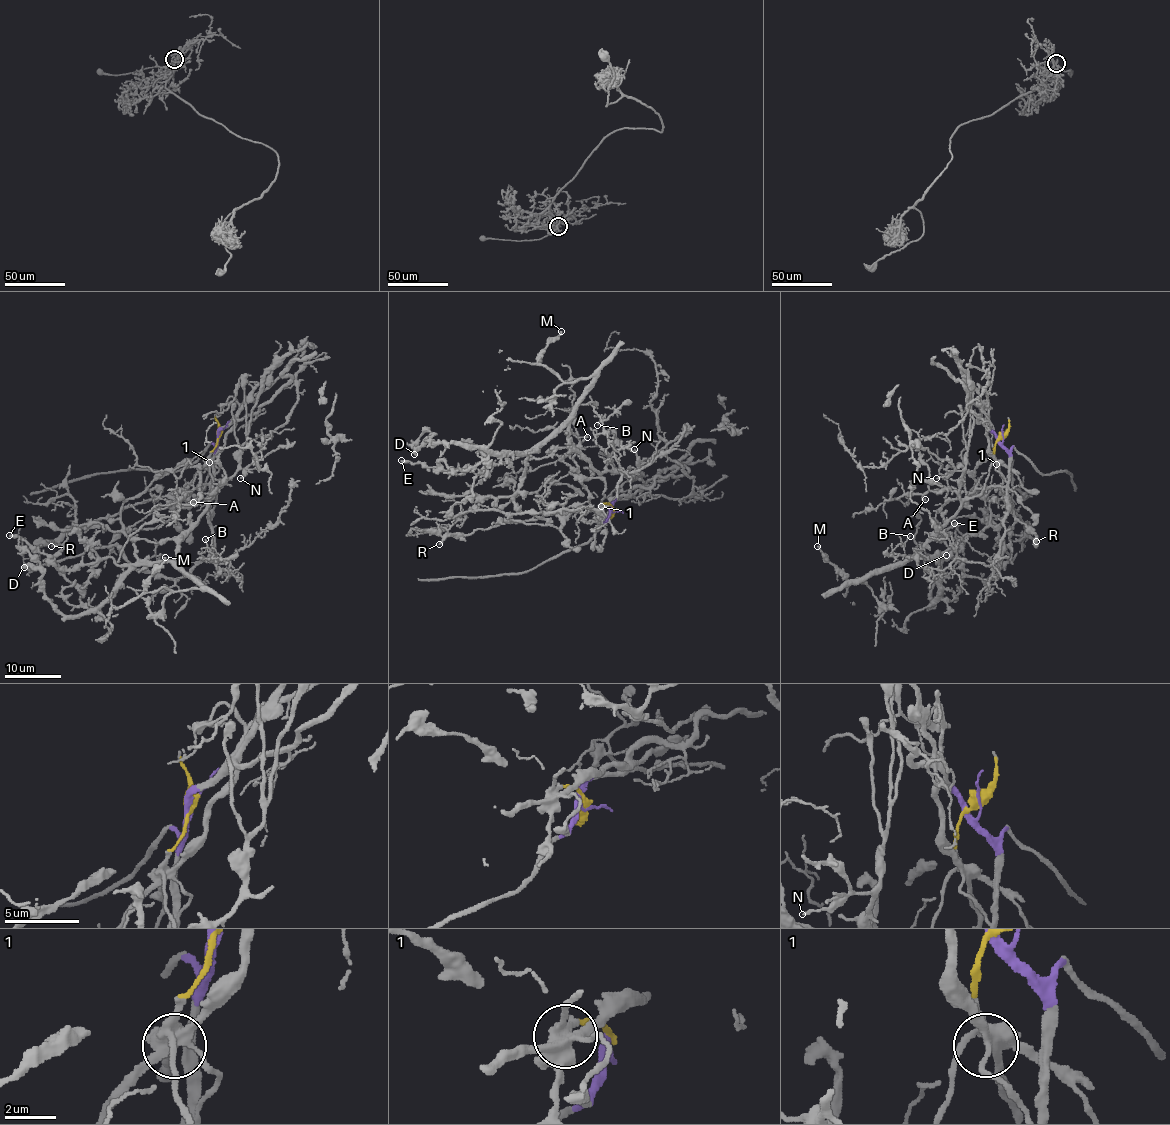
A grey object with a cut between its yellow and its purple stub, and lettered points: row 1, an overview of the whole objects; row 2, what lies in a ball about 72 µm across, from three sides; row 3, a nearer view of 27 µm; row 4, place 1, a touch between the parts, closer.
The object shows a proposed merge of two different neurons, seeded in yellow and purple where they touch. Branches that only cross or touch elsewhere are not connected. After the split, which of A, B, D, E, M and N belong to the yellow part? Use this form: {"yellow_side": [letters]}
{"yellow_side": ["D", "E", "M", "N"]}

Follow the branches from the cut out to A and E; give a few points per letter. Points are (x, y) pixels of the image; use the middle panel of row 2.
A: (612, 512), (605, 520), (599, 516), (581, 481), (575, 434), (587, 437)
E: (612, 510), (602, 505), (604, 479), (565, 427), (501, 463), (450, 469), (443, 460), (435, 467), (401, 460)

